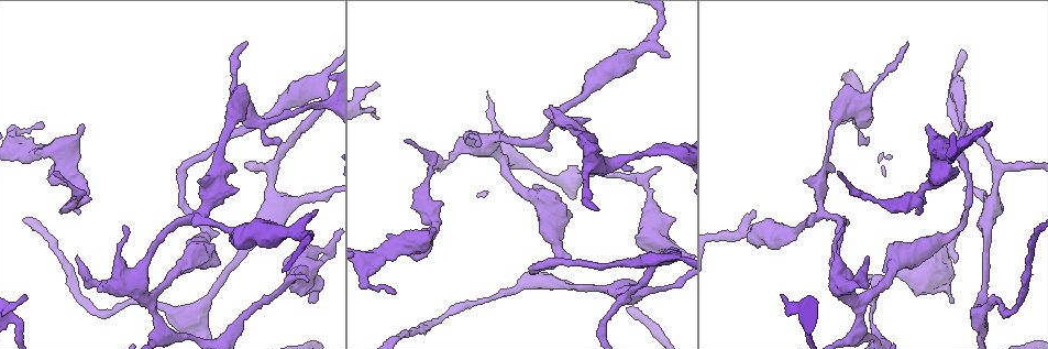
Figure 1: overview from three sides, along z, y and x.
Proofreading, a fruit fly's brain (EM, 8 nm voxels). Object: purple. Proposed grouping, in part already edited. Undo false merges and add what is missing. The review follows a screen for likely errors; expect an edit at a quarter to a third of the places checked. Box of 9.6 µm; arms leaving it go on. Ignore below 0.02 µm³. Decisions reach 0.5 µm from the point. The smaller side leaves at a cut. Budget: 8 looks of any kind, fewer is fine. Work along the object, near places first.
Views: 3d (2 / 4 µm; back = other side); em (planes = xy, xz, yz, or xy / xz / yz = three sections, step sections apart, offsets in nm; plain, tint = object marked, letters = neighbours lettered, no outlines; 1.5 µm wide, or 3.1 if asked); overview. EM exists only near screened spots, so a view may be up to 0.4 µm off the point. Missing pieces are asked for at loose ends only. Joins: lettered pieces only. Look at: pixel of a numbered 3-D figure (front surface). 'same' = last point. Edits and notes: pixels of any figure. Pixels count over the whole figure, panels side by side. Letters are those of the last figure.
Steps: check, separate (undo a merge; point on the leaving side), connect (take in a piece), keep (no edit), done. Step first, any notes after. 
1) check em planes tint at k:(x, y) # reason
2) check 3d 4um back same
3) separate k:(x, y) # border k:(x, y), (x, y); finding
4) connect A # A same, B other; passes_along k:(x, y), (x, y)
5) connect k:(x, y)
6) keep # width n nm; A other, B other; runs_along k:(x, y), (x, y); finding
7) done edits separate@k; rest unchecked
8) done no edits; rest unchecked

check em planes letters at 1:(954, 301) # branch stops here

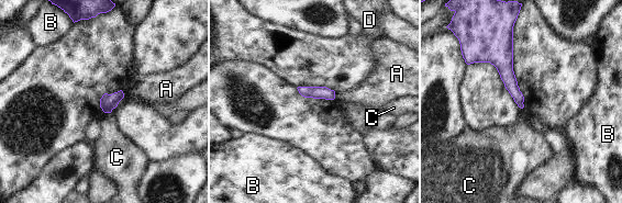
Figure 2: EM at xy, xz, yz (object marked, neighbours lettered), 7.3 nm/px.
keep # A other, B other, C other, D other; border 2:(104, 112), (110, 113); none of them fits

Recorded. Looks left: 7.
check 3d 4um at 1:(658, 167) # an open end

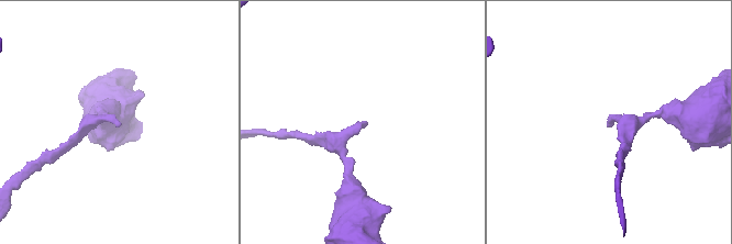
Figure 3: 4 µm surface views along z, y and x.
check em planes tint at 3:(119, 125)

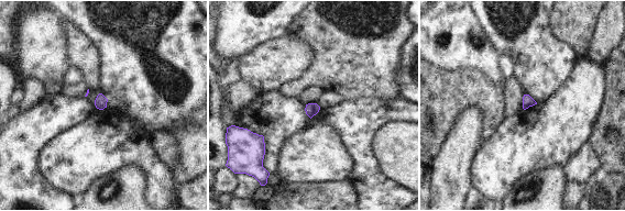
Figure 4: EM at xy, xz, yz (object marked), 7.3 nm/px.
check em planes letters same # what lies round it

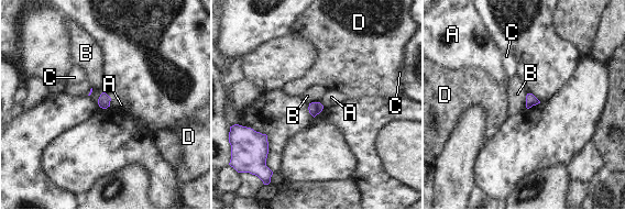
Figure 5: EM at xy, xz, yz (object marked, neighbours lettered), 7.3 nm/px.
keep # width 80 nm; A other, B other, C other, D other; none of them fits

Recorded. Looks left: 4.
check em xz step 4 tint at 1:(415, 190) # an open end

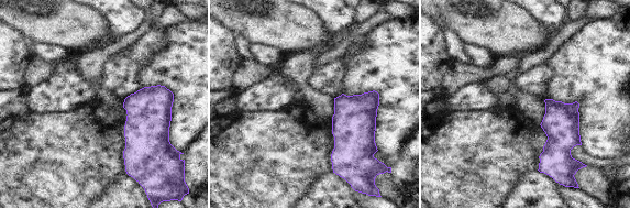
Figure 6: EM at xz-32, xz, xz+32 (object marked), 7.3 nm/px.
check em planes letters same

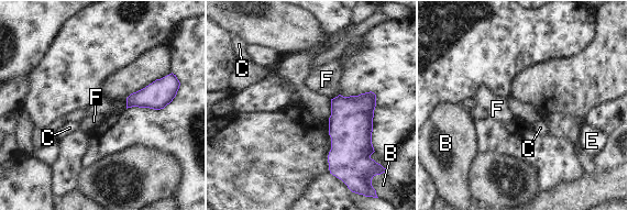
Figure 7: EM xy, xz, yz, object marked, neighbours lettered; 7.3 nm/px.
keep # B other, C other, E other, F other; border 7:(125, 99), (127, 108); none of them fits

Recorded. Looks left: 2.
done no edits; rest unchecked

